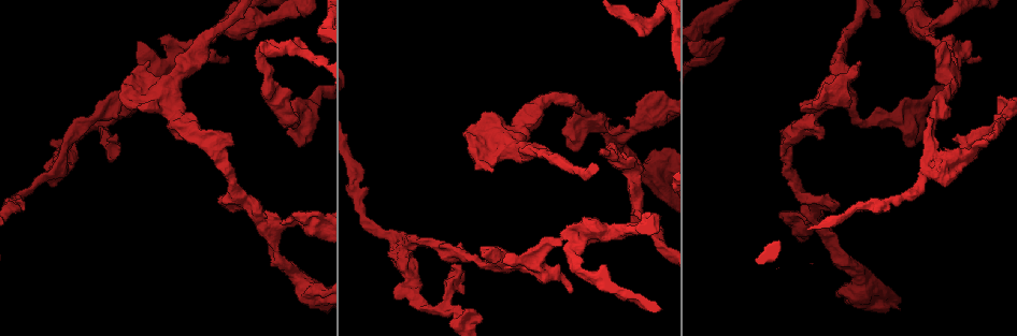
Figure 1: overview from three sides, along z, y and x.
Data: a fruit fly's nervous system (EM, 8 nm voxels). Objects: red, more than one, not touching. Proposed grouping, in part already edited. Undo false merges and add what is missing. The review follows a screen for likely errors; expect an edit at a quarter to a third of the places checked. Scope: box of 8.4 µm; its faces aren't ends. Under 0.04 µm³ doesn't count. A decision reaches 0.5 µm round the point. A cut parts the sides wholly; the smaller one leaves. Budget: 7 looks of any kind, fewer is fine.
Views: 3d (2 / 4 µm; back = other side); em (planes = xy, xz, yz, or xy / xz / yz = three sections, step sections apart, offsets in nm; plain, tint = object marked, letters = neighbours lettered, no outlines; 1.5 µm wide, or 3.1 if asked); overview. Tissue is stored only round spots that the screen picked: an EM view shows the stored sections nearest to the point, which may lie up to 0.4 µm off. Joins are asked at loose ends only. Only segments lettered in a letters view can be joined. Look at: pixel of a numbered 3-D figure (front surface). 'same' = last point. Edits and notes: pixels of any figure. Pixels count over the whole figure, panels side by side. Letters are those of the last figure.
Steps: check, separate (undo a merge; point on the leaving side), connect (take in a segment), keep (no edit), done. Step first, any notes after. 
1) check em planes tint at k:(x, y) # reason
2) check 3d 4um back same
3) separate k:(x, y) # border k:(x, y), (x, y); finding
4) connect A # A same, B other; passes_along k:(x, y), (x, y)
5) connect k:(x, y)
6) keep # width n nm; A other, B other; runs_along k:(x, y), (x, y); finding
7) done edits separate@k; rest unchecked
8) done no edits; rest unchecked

check 3d 4um back at 1:(472, 257) # a narrow waist

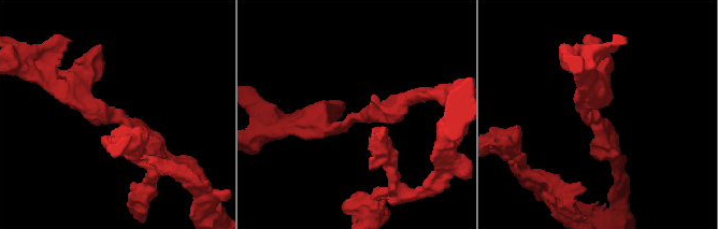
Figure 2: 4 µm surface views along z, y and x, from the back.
check em planes letters at 2:(113, 116) # arm_widths 280, 400 nm

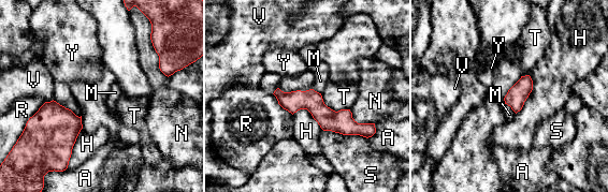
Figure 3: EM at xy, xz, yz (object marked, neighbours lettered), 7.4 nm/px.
keep # longest_contact S 360 nm; A other, H other, M other, N other, R other, S other, T other, V other, Y other; runs_along 3:(277, 92), (362, 131); all the same neuron

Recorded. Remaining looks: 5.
check 3d 2um at 1:(268, 90) # calibre changes

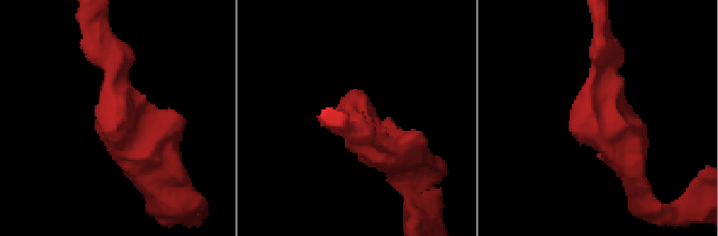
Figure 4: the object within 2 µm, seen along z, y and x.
check em planes letters at 4:(121, 117)

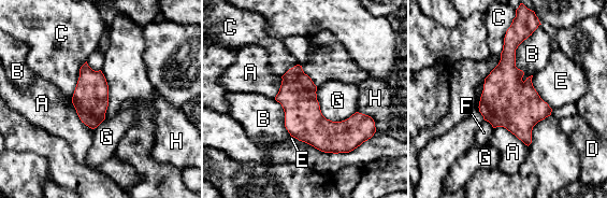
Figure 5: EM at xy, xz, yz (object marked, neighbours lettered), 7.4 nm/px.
keep # A other, B other, C other, D other, E other, F other, G other, H other; border 5:(316, 87), (327, 118), (356, 112); all the same neuron

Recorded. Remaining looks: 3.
check em xy step 4 tint at 1:(979, 57) # free end

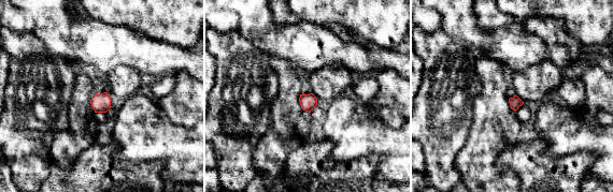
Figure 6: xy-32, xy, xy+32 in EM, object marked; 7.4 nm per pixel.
check em planes letters same

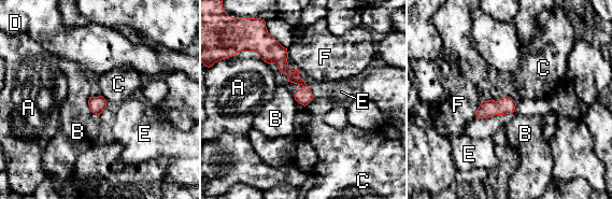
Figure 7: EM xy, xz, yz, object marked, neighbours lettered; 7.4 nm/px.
keep # longest_contact A 190 nm; A other, B other, C other, D other, E other, F other; border 7:(313, 97), (304, 107); no lettered segment goes on from it

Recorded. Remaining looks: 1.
done no edits; rest unchecked

